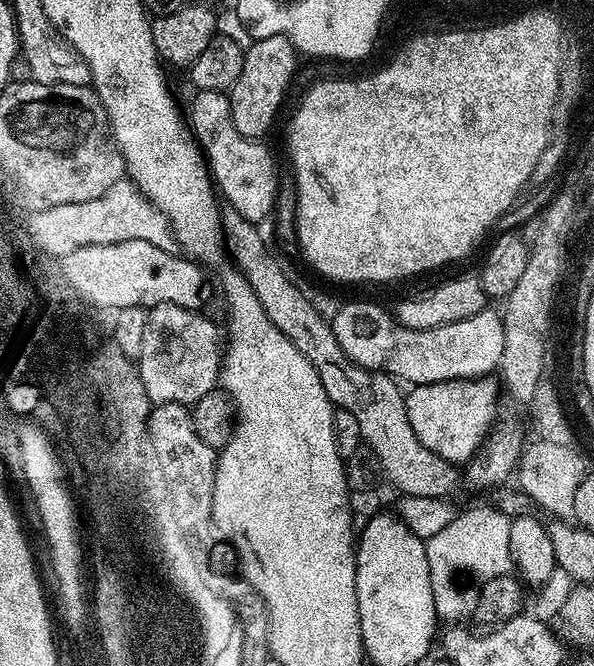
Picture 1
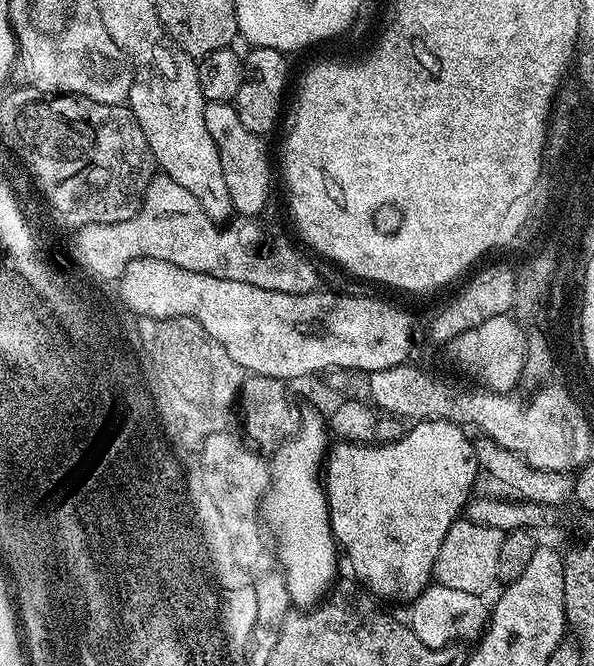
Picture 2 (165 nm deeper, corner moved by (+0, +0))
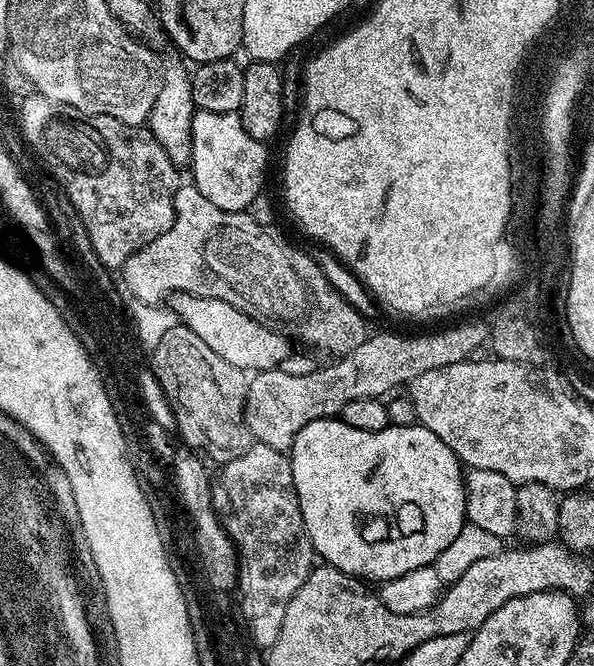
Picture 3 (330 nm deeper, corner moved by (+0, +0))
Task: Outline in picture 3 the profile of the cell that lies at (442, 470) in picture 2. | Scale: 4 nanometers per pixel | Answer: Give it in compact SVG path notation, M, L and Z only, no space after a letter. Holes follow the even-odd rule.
M329 418L327 420L315 420L302 430L294 438L290 449L290 459L292 463L294 490L298 494L298 506L302 510L302 522L306 526L306 534L312 543L313 553L320 556L321 561L327 562L331 567L342 570L346 574L357 577L365 582L383 582L402 578L402 574L410 574L412 570L426 568L435 565L438 554L462 534L466 523L466 494L464 493L465 469L462 467L460 460L430 430L426 430L419 422L414 422L410 426L389 426L386 430L354 430L354 426L346 426L339 418Z

